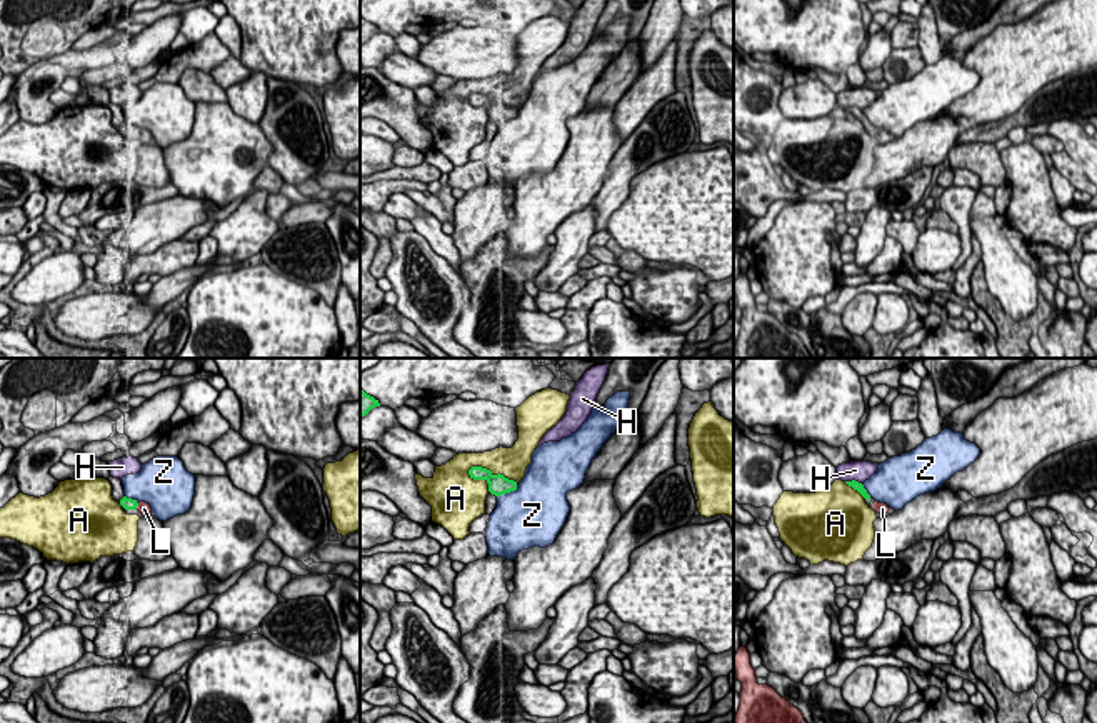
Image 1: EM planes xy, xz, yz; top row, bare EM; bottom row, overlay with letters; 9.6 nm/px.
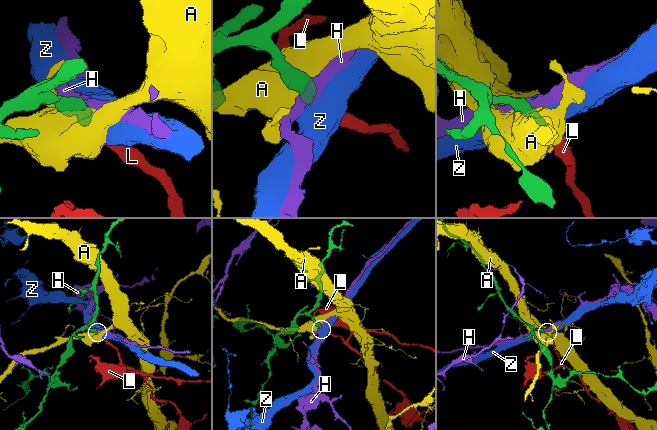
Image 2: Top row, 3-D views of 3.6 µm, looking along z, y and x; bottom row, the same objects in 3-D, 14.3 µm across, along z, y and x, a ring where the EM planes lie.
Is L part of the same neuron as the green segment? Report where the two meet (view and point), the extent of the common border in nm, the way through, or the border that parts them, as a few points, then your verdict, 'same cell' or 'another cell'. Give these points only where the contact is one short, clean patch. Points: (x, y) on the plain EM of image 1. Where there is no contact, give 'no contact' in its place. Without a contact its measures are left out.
xy (137, 132) | 60 nm | same cell

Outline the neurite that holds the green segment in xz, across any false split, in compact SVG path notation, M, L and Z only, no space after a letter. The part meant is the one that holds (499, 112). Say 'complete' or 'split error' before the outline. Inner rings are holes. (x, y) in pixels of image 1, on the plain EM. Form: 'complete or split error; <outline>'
complete; M472 93L468 97L470 105L485 107L488 110L488 118L495 123L510 120L517 117L517 108L505 105L503 102L493 102L490 97L482 93Z

